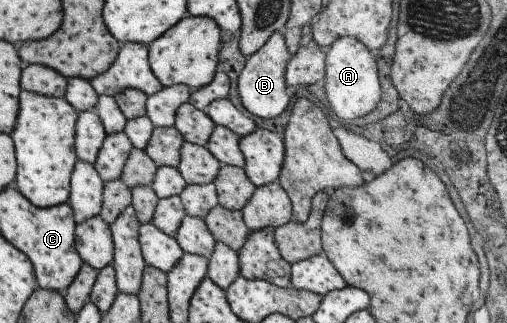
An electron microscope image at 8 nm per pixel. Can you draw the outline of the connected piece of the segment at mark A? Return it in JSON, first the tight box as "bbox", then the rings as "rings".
{"bbox":[324,37,382,119],"rings":[[[344,37],[325,49],[324,89],[332,111],[340,119],[356,119],[368,115],[379,105],[382,93],[376,65],[376,54],[356,37]]]}

